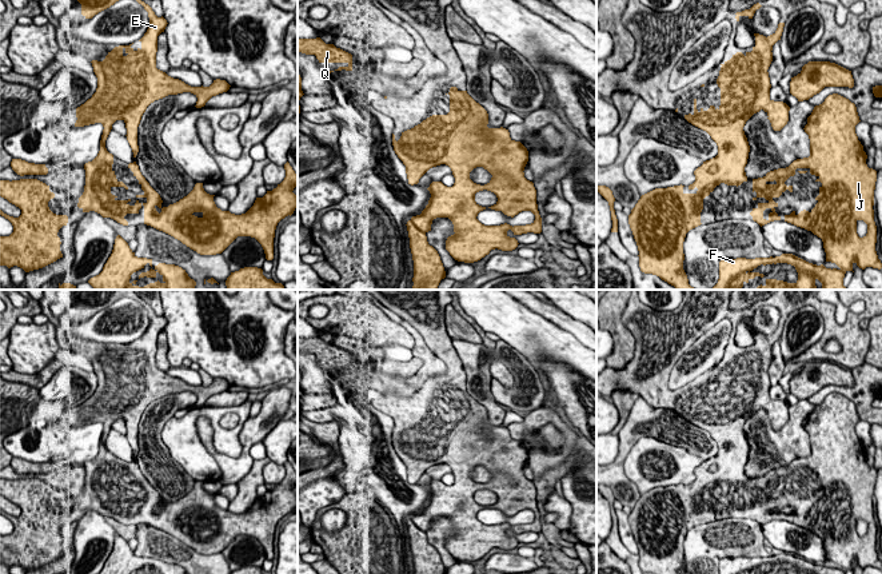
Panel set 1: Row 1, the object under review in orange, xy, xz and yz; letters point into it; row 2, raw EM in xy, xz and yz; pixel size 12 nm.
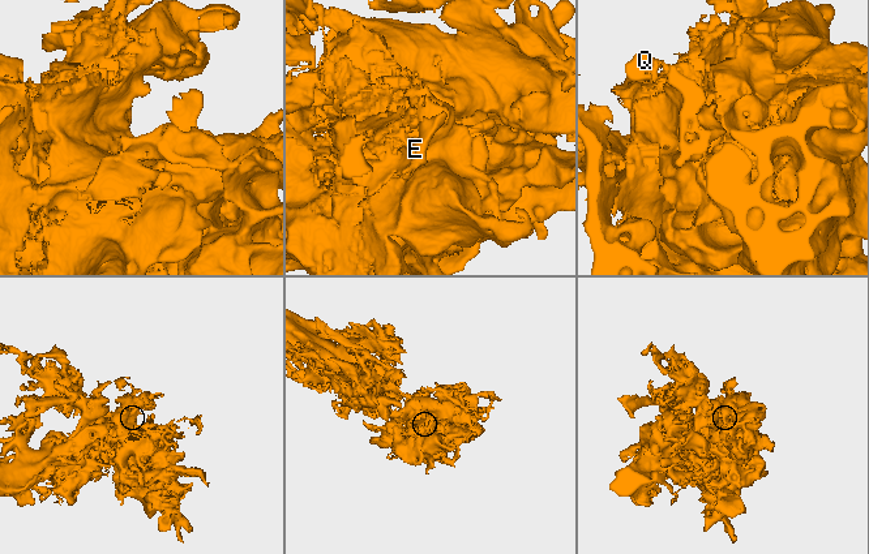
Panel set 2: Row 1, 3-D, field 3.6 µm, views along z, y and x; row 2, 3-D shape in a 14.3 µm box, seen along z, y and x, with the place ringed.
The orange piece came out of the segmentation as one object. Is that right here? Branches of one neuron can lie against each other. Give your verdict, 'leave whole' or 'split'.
leave whole

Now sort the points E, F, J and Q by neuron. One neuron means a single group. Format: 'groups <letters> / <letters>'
groups E F J Q

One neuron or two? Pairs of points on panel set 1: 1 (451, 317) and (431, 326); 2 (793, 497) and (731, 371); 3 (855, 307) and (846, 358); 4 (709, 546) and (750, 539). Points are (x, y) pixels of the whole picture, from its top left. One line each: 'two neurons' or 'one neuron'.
1: two neurons
2: one neuron
3: two neurons
4: one neuron

